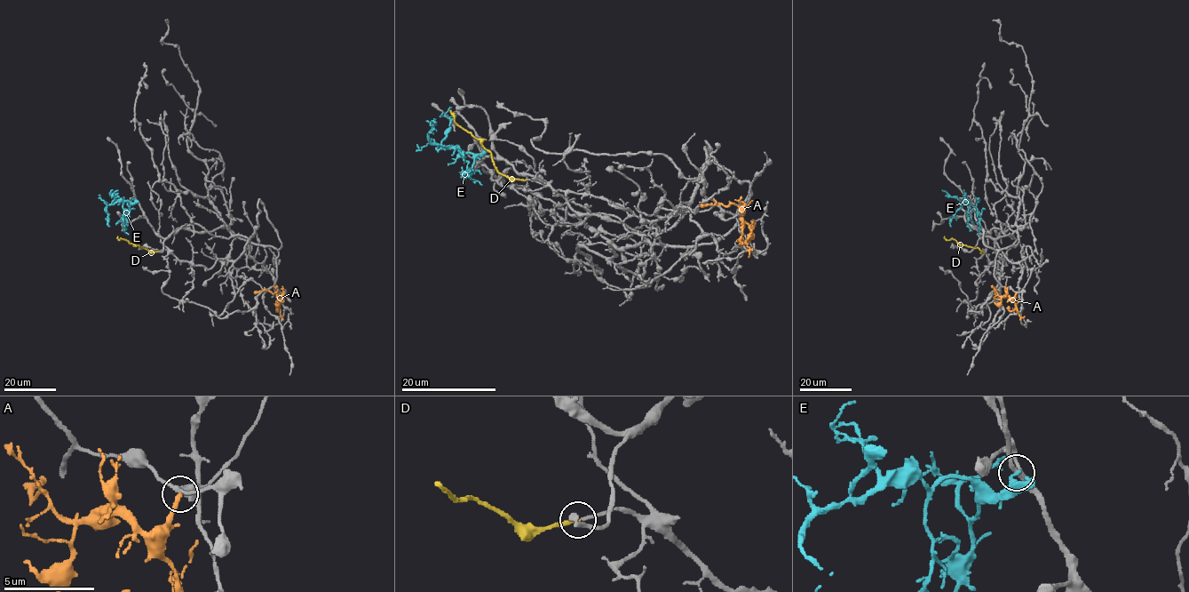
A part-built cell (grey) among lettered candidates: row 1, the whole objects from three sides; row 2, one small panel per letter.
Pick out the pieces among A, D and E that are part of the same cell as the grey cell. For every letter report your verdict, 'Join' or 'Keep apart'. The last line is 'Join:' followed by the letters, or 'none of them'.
A: Keep apart
D: Join
E: Keep apart
Join: D

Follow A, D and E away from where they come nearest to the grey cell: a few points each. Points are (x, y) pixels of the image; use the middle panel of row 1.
A: (748, 242), (751, 231), (737, 204), (700, 204)
D: (526, 180), (509, 179), (502, 174), (495, 166), (491, 154), (455, 121), (451, 112)
E: (484, 153), (465, 153), (459, 148), (433, 143), (429, 139), (429, 133), (433, 121), (436, 123)

